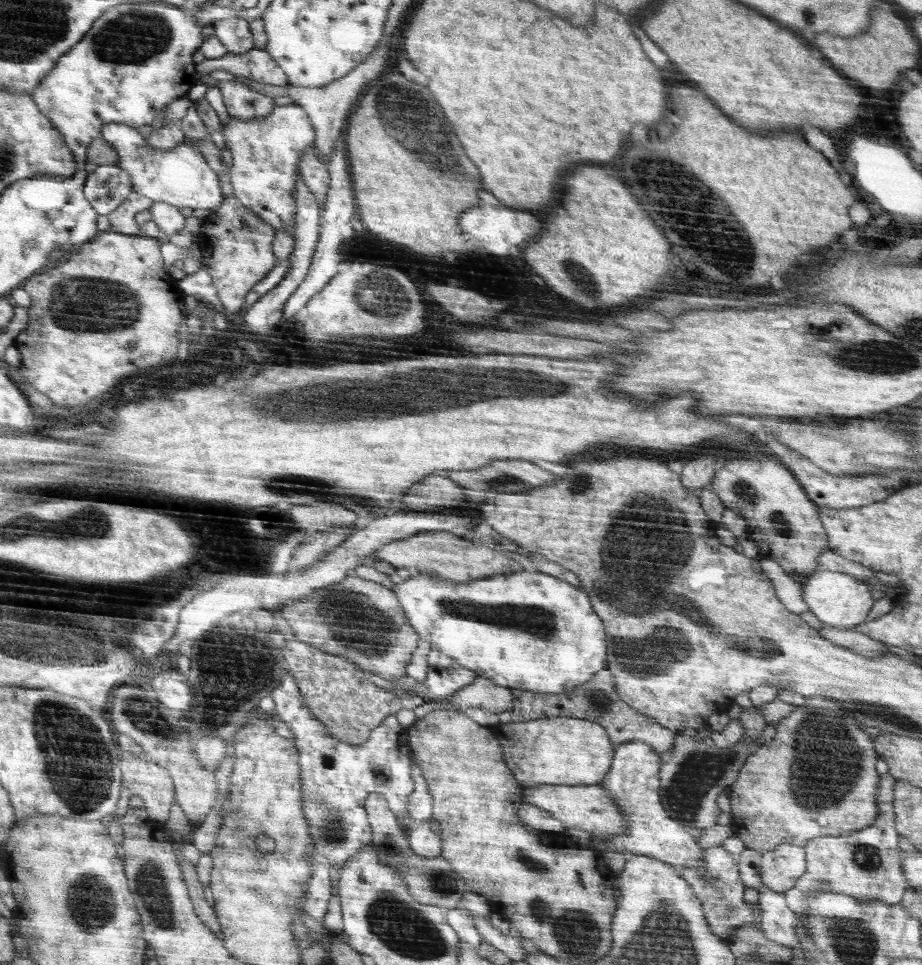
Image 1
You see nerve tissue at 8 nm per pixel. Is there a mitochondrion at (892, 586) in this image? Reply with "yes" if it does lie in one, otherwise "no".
no

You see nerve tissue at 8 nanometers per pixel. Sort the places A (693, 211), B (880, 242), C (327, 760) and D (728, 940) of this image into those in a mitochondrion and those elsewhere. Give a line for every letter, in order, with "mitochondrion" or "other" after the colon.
A: mitochondrion
B: other
C: mitochondrion
D: other

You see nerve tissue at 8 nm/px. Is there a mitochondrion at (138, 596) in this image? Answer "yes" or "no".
no

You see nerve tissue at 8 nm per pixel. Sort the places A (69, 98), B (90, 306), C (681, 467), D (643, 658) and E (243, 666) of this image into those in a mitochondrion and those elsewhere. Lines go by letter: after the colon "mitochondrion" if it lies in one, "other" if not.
A: other
B: mitochondrion
C: other
D: mitochondrion
E: mitochondrion

